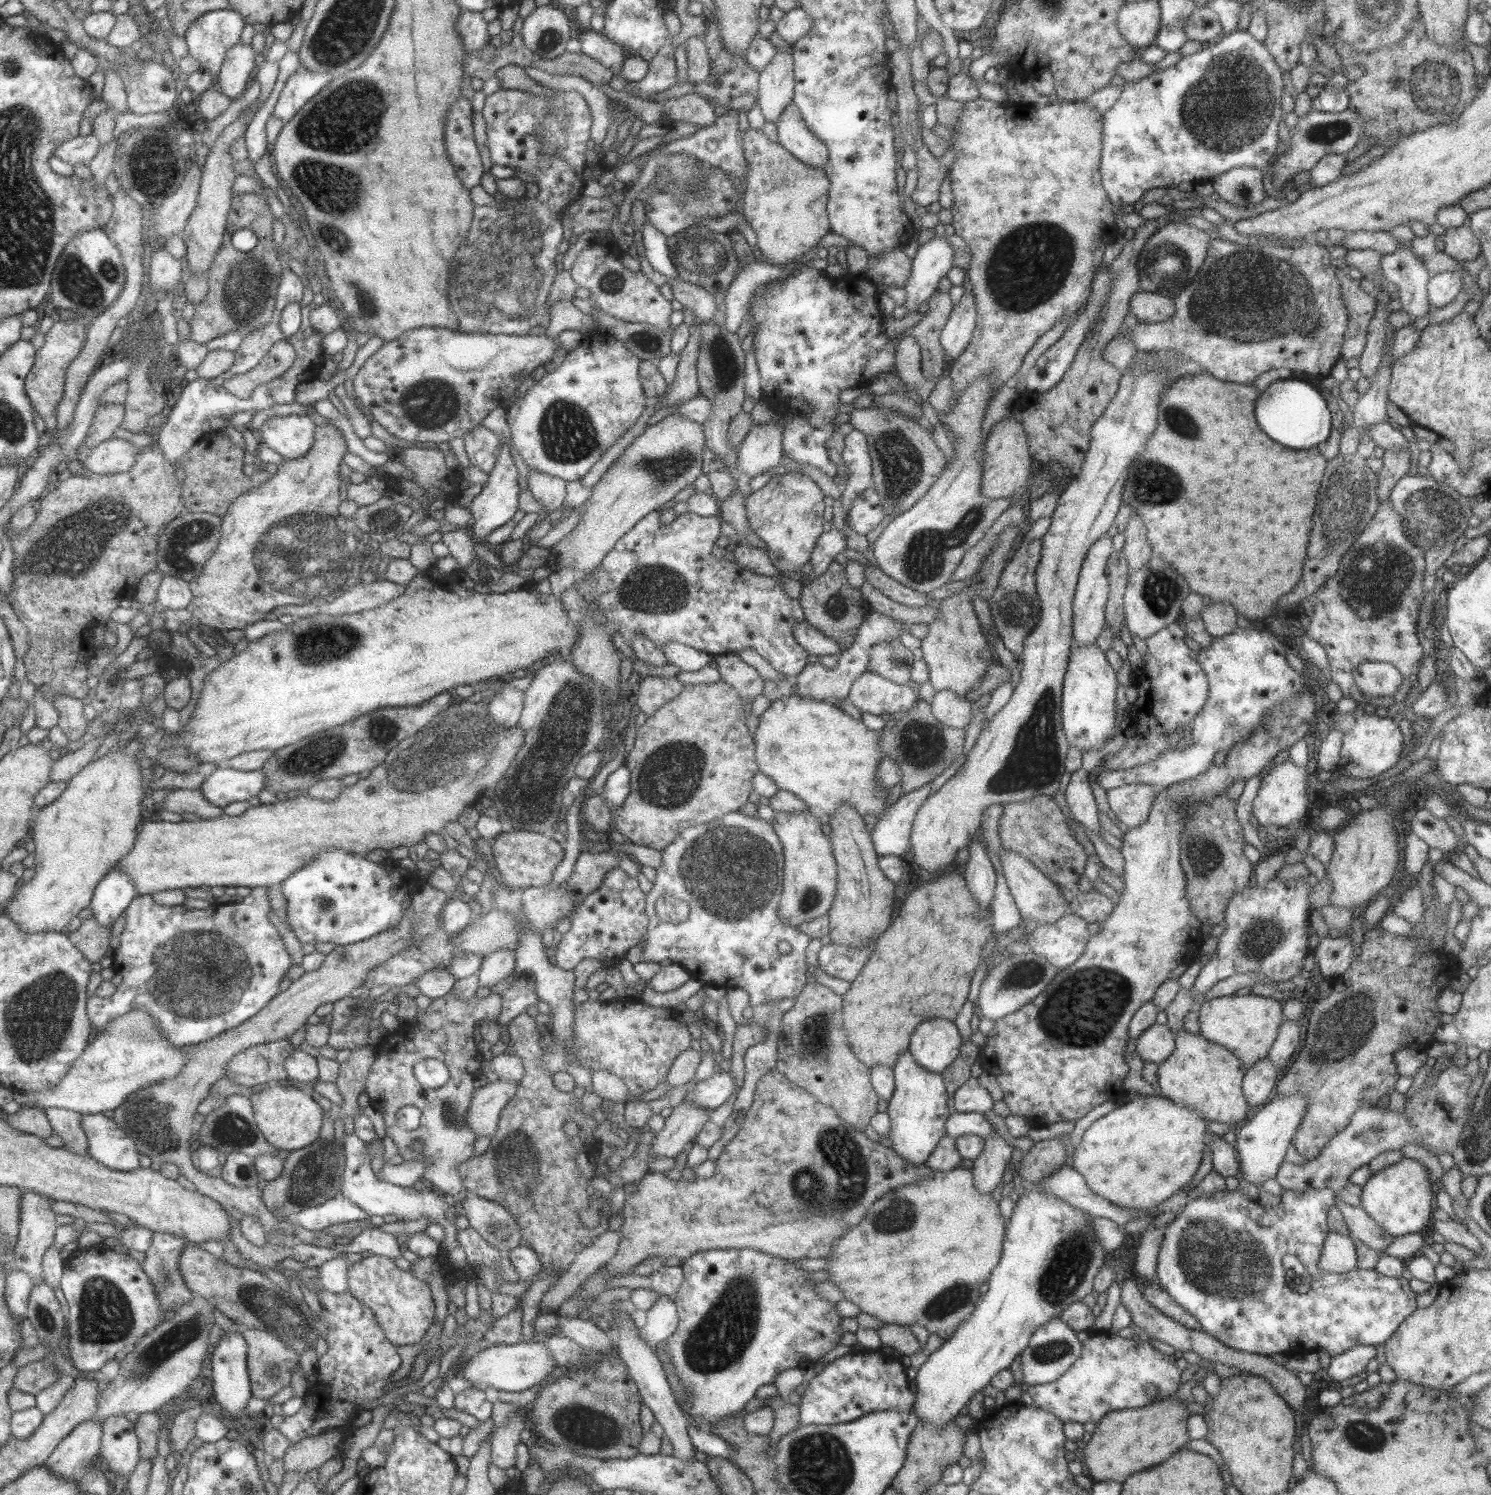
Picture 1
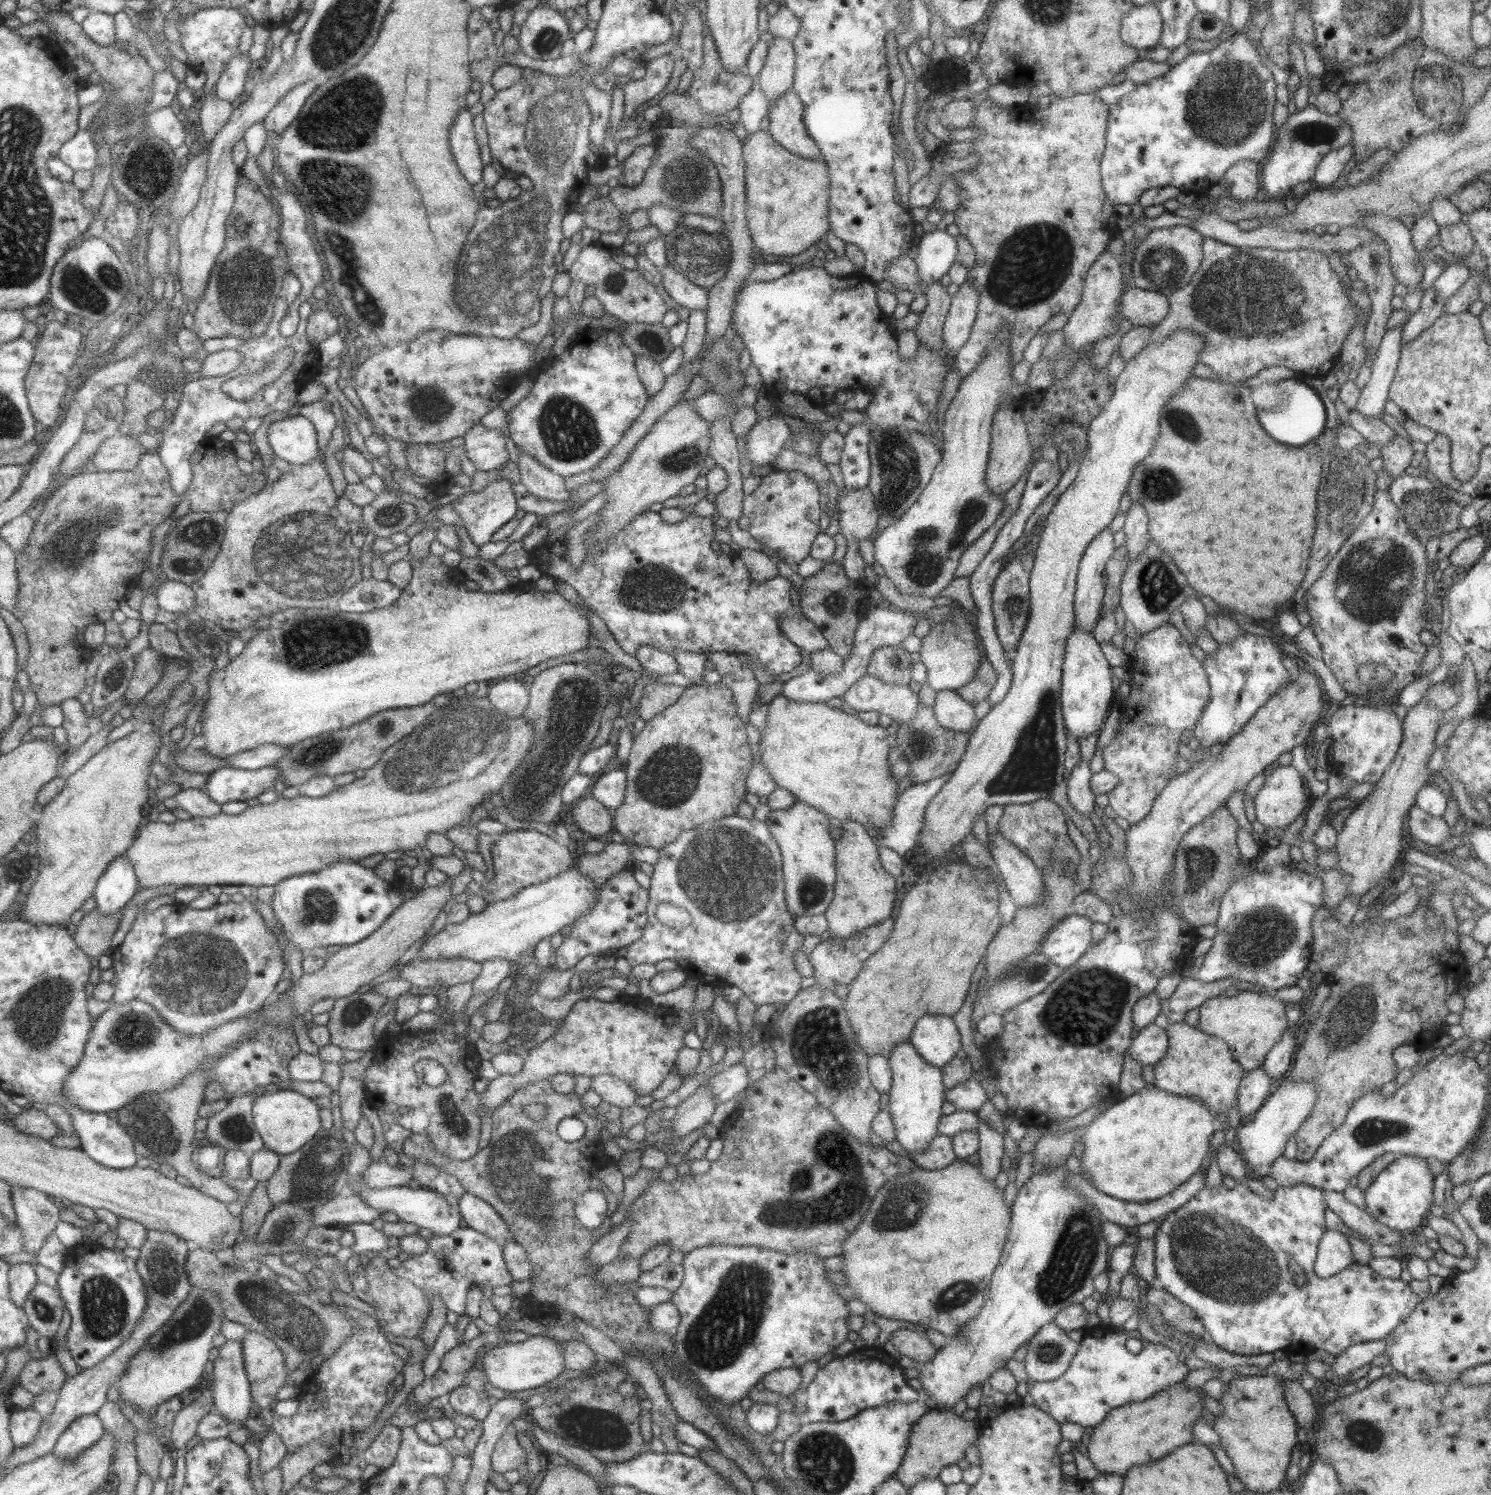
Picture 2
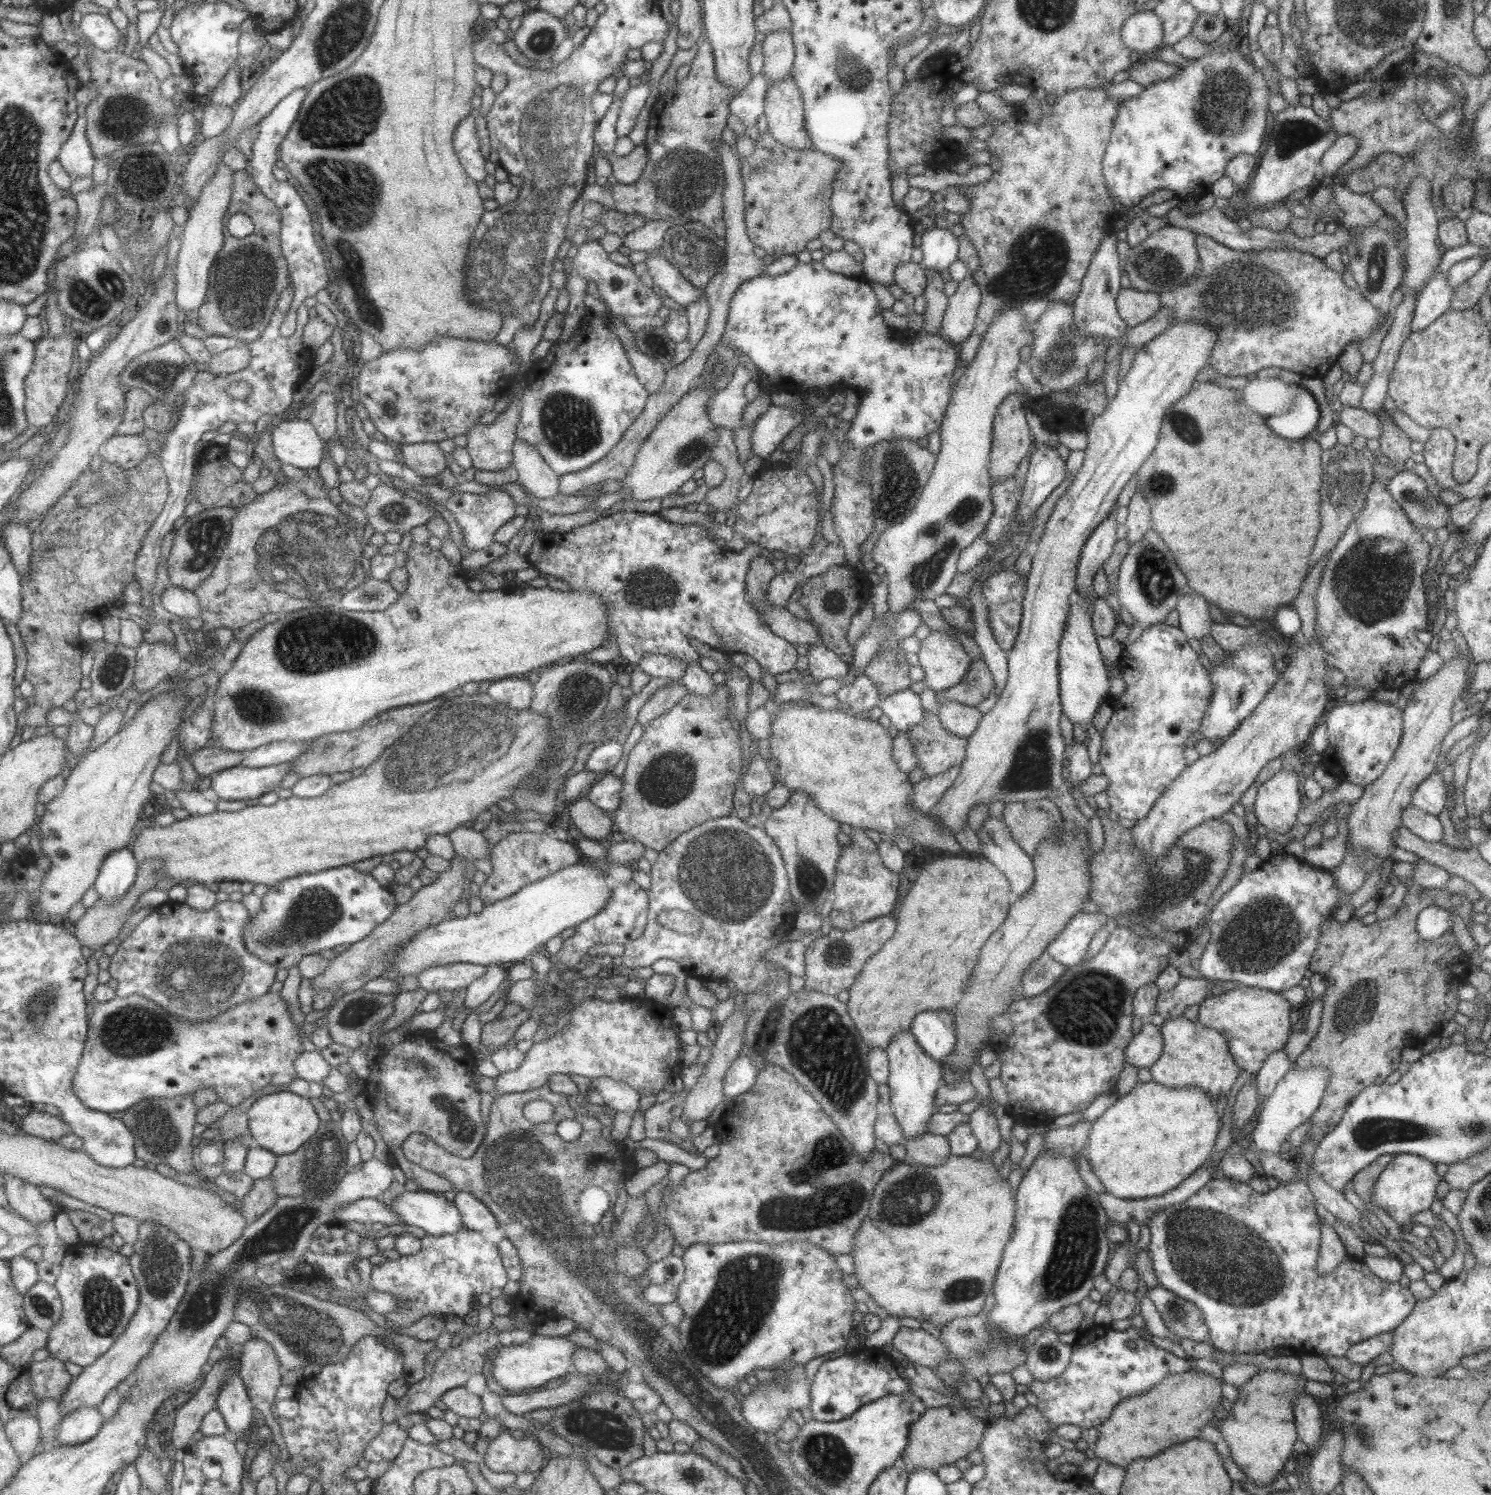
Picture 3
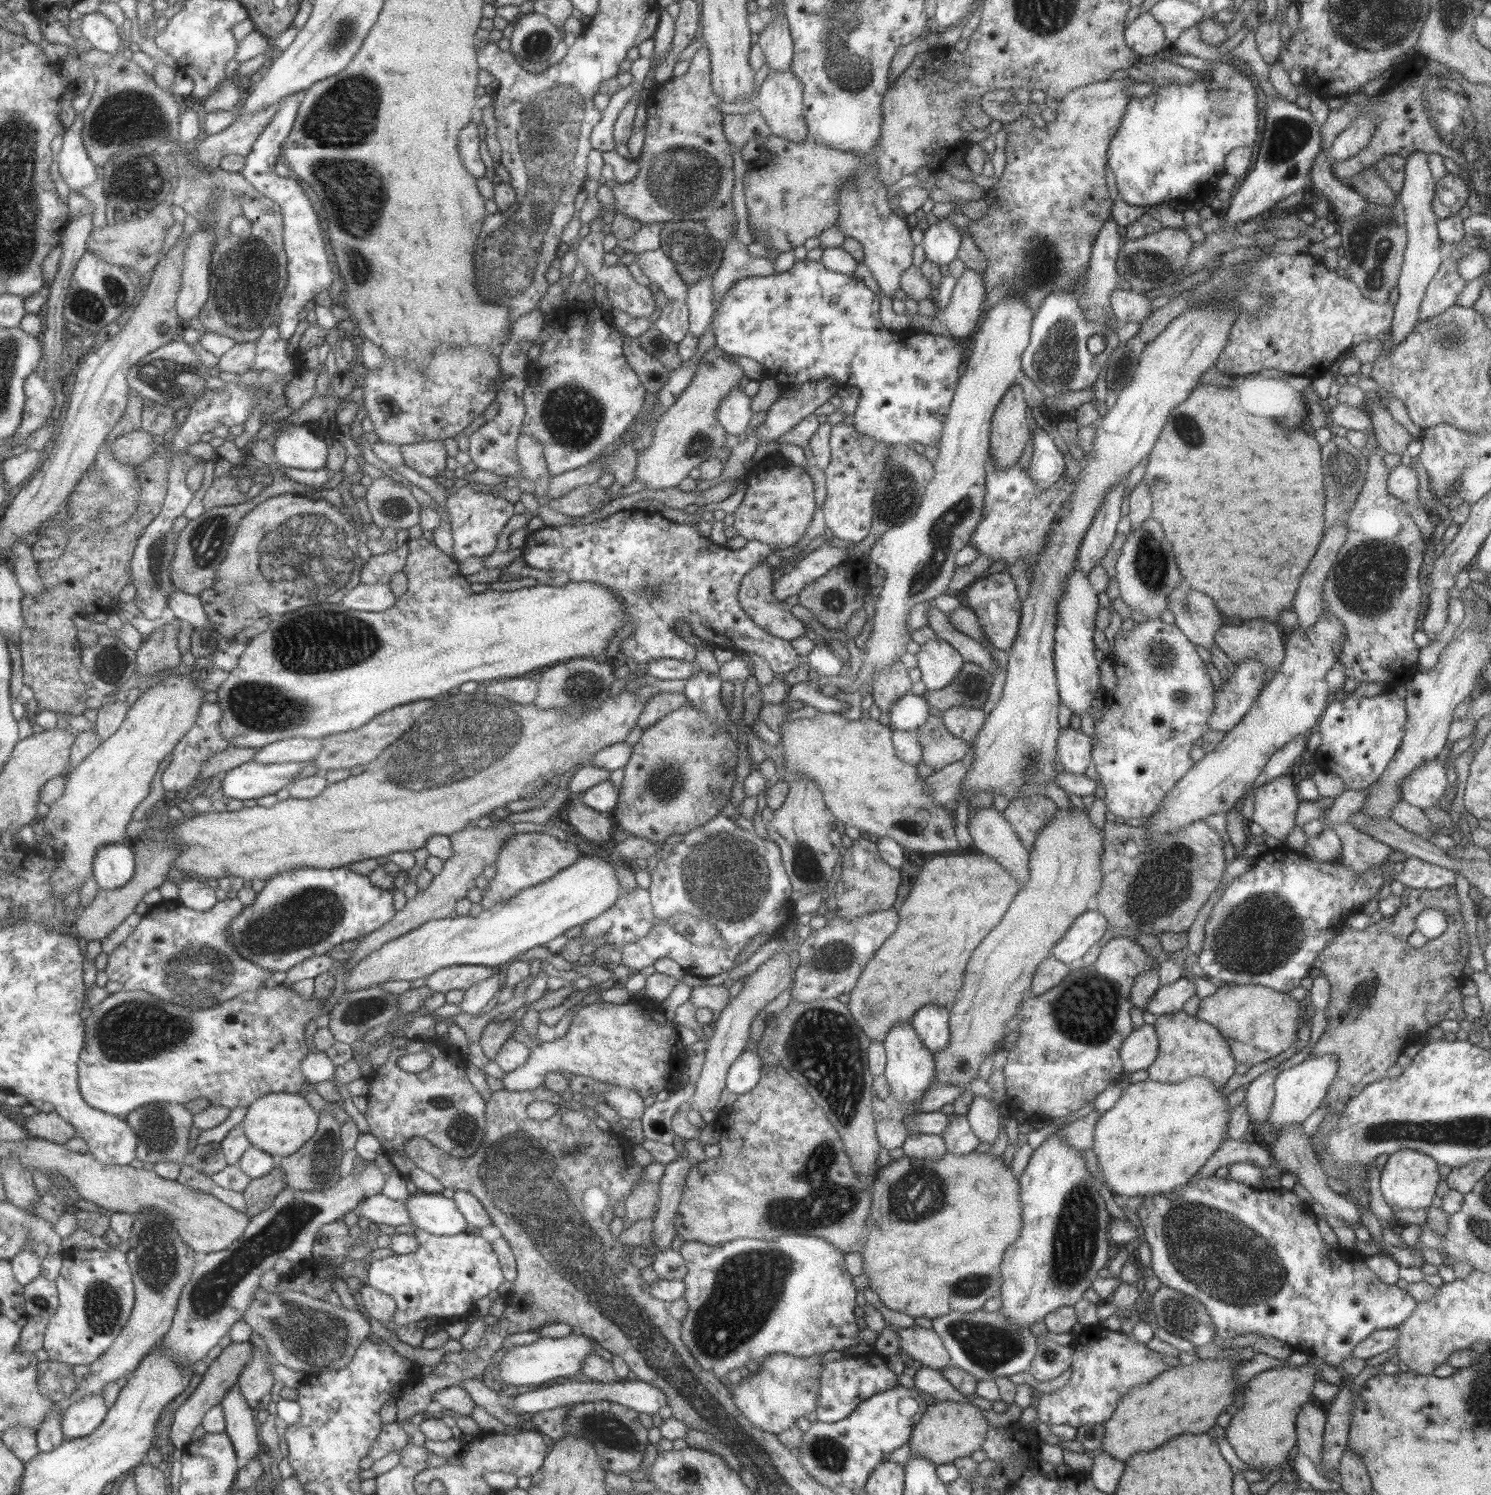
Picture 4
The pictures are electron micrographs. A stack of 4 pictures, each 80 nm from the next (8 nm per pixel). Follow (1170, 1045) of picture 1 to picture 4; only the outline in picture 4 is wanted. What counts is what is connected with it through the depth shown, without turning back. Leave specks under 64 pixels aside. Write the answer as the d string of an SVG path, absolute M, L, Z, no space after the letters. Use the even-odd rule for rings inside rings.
M1143 1026L1133 1030L1127 1038L1123 1039L1118 1055L1122 1070L1135 1072L1147 1068L1158 1053L1158 1039L1153 1026Z

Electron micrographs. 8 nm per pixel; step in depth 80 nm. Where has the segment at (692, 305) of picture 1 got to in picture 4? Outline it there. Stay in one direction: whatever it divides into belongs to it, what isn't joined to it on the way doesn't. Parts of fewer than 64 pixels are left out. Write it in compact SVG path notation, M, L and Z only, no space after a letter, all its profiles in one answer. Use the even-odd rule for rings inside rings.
M661 249L641 251L634 256L634 263L653 288L662 291L667 299L685 300L687 284L677 275L673 262Z

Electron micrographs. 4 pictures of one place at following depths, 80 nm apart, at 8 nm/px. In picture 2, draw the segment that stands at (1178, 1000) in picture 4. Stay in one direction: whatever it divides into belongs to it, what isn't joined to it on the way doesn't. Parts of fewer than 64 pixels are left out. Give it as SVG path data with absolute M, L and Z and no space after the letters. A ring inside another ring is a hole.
M1194 976L1182 977L1175 990L1167 998L1160 1000L1160 1013L1166 1017L1169 1023L1183 1021L1187 1010L1201 1006L1208 998L1223 994L1223 990L1228 986L1234 986L1236 981L1237 979L1225 978L1208 983L1198 981Z

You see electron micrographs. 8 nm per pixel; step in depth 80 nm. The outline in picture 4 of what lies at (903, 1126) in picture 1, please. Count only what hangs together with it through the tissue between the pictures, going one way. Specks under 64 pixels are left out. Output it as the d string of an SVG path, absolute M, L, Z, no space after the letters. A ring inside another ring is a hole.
M895 1022L889 1028L882 1043L886 1054L884 1076L890 1088L890 1094L894 1096L895 1102L899 1105L898 1108L902 1110L899 1120L912 1117L915 1113L920 1113L916 1108L916 1100L923 1091L926 1091L925 1087L935 1081L933 1055L926 1046L923 1046L915 1030L911 1028L910 1022Z

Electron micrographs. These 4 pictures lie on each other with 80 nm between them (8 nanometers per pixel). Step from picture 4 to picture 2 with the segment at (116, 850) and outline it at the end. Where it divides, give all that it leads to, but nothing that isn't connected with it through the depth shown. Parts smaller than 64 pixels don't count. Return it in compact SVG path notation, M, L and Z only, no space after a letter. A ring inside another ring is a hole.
M128 853L111 861L97 884L94 895L97 907L106 915L125 907L141 890L137 876L135 865L129 860Z

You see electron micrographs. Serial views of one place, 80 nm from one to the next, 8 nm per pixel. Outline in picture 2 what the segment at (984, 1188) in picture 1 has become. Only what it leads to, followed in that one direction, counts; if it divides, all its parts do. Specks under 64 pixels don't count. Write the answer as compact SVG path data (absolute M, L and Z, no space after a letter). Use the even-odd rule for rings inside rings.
M979 1119L976 1124L976 1133L979 1141L978 1155L981 1174L993 1181L999 1169L999 1161L1003 1154L1003 1141L999 1132L989 1128L987 1122Z

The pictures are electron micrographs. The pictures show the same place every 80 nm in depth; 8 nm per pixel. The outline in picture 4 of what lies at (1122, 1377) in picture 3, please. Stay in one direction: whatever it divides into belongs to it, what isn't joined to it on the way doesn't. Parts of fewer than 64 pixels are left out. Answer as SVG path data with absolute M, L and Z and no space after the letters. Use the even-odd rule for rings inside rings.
M1083 1325L1074 1335L1070 1347L1073 1349L1069 1360L1069 1380L1063 1387L1052 1393L1039 1393L1037 1399L1037 1421L1048 1426L1067 1424L1104 1423L1115 1410L1117 1403L1132 1386L1143 1384L1159 1376L1163 1370L1179 1366L1177 1358L1150 1350L1132 1334L1111 1331L1097 1325Z

